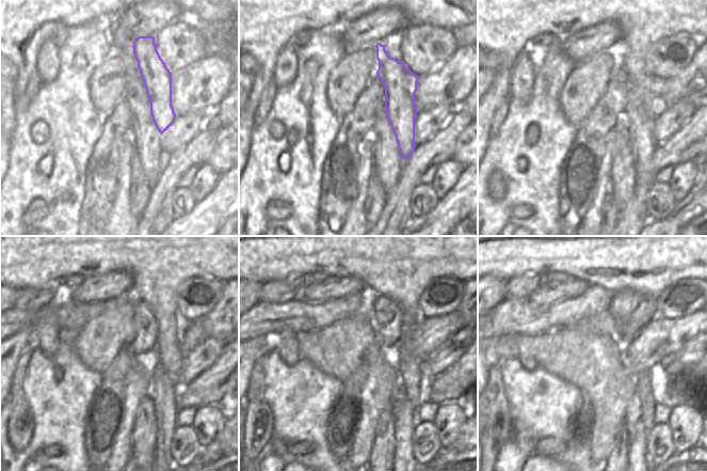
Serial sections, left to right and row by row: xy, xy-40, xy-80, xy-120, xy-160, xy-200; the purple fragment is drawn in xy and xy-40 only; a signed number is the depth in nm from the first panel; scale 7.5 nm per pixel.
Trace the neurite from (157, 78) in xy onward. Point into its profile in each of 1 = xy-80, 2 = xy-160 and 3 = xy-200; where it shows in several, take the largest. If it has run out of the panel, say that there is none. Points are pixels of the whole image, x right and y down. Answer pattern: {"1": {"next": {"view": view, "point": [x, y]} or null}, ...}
{"1": {"next": {"view": "xy-80", "point": [640, 124]}}, "2": {"next": {"view": "xy-160", "point": [404, 414]}}, "3": {"next": {"view": "xy-200", "point": [638, 448]}}}

